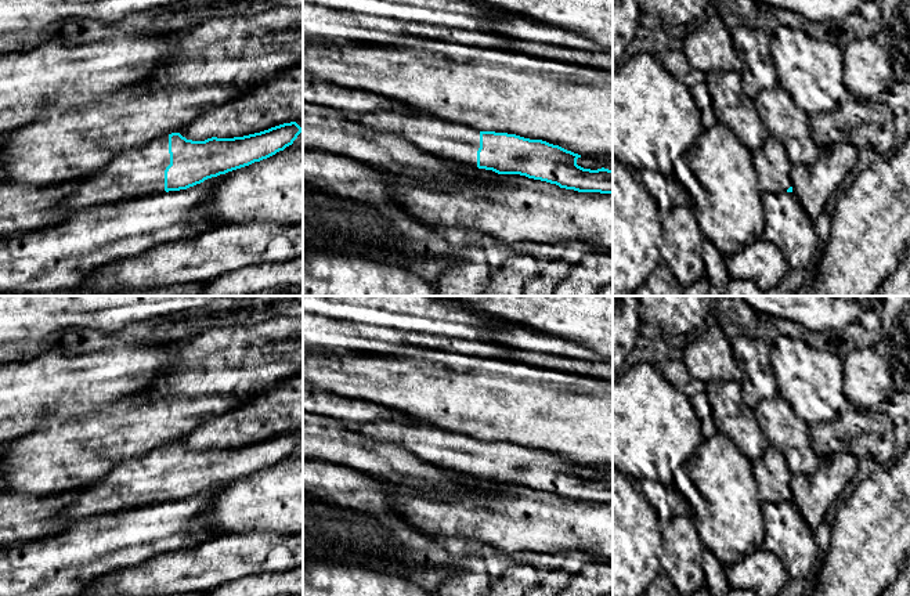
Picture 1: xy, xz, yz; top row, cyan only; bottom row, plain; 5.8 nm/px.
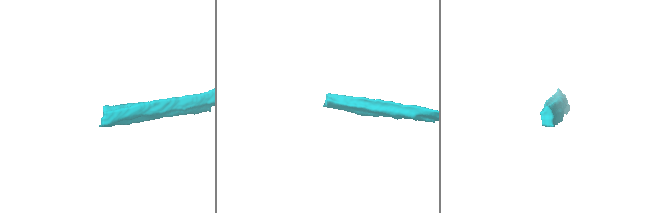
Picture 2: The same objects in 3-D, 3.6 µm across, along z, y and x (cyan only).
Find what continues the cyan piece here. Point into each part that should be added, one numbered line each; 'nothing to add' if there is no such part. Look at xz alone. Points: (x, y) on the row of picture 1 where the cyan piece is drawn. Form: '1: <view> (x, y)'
1: xz (458, 143)

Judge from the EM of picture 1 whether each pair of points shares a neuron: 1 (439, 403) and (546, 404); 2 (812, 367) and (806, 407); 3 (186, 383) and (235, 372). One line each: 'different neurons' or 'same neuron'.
1: same neuron
2: same neuron
3: same neuron

